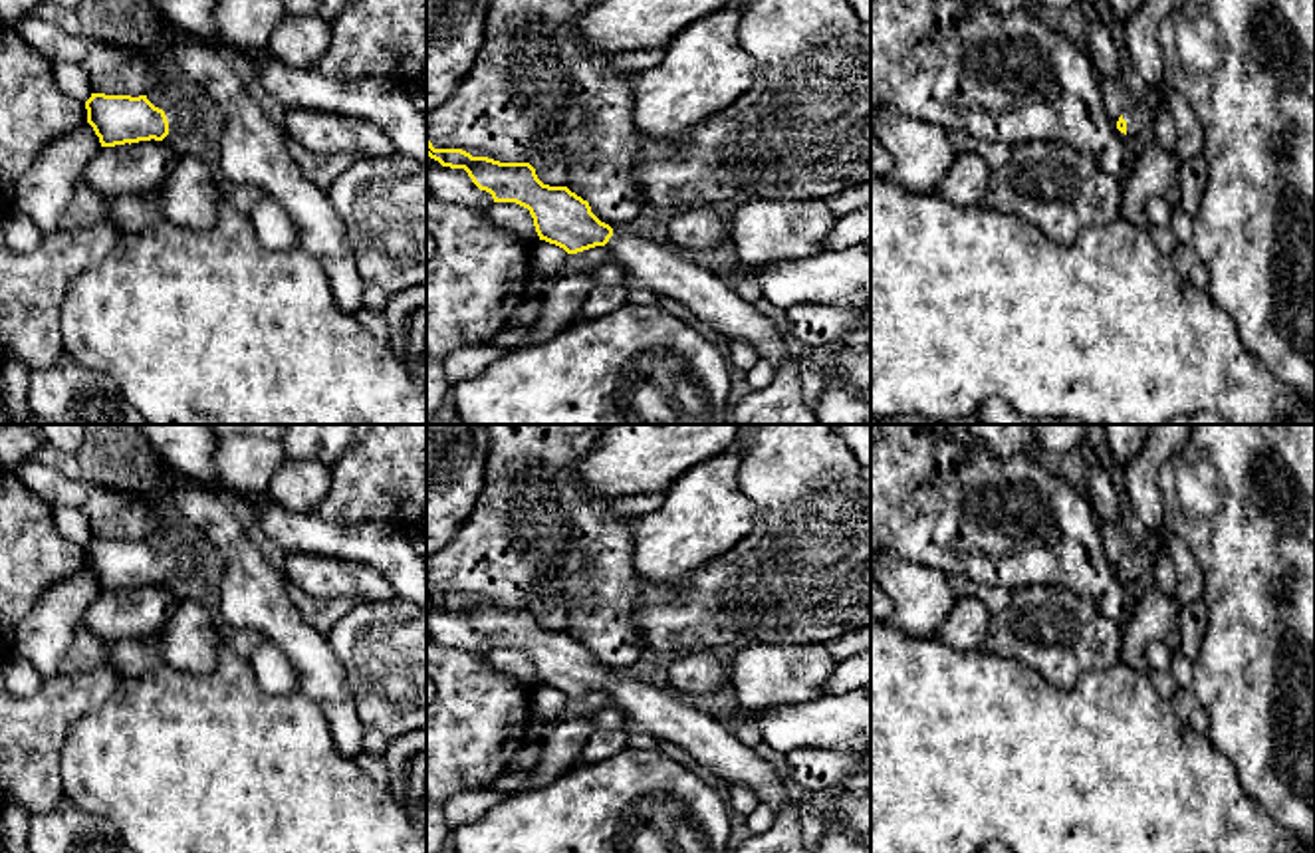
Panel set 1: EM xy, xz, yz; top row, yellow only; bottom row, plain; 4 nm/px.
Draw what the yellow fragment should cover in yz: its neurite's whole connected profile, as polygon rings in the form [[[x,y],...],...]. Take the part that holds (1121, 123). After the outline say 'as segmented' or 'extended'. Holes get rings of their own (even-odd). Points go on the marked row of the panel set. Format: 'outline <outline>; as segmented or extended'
outline [[[1148,85],[1142,101],[1123,111],[1123,115],[1117,121],[1117,129],[1129,137],[1136,137],[1144,129],[1152,127],[1160,103],[1162,103],[1160,87]]]; extended

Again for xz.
outline [[[428,139],[426,155],[442,167],[464,169],[480,190],[492,194],[494,202],[516,202],[528,208],[539,240],[567,254],[605,246],[613,262],[625,268],[625,288],[645,288],[680,302],[724,337],[748,341],[774,369],[793,355],[785,333],[720,276],[702,270],[670,246],[635,234],[615,234],[591,212],[587,200],[567,186],[543,184],[530,163],[500,163],[472,157],[462,149],[434,149]]]; extended

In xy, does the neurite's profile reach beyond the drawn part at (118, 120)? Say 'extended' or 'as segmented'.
extended

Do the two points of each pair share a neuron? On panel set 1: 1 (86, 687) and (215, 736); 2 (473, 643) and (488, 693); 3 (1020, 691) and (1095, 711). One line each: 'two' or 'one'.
1: two
2: two
3: one

